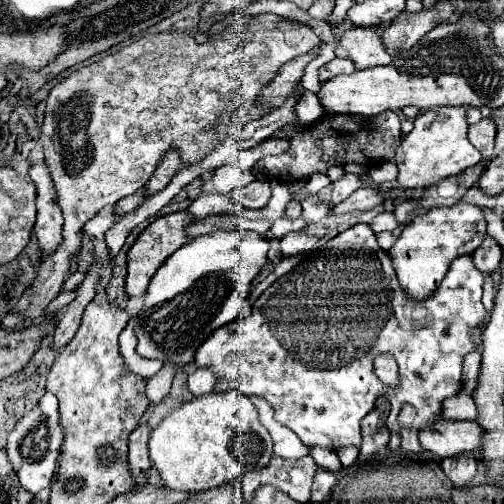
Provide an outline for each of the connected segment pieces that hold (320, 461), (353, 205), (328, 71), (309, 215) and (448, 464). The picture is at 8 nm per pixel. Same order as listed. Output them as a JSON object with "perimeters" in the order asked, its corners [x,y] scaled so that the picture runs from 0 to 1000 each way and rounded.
{"perimeters":[[[[619,889],[615,893],[615,905],[623,909],[623,917],[643,929],[643,933],[659,933],[659,937],[671,937],[679,929],[675,913],[671,913],[671,901],[659,897],[659,893],[643,893],[643,889]]],[[[714,373],[698,389],[690,389],[690,397],[667,405],[659,413],[659,425],[679,429],[679,425],[690,425],[690,421],[702,421],[702,417],[738,417],[738,413],[754,409],[758,401],[762,401],[762,389],[750,385],[746,377],[738,377],[738,373]]],[[[663,115],[659,123],[651,123],[647,131],[635,135],[635,163],[659,159],[659,151],[675,151],[675,147],[698,147],[702,139],[706,139],[706,131],[698,127],[698,119]]],[[[619,385],[619,389],[611,389],[607,397],[599,397],[599,413],[603,413],[599,429],[603,429],[611,440],[627,440],[627,437],[639,433],[639,417],[643,417],[647,409],[643,409],[643,401],[639,401],[627,385]]],[[[889,905],[877,913],[881,940],[909,968],[925,968],[937,956],[937,948],[944,940],[944,925],[948,925],[944,905]]]]}

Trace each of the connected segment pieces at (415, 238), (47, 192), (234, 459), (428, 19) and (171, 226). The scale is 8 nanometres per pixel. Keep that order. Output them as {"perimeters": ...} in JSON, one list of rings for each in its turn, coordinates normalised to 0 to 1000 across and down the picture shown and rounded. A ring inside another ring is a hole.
{"perimeters":[[[[909,401],[893,413],[861,413],[849,425],[825,433],[790,468],[774,492],[774,512],[790,548],[790,560],[817,599],[845,595],[885,548],[893,524],[909,508],[937,504],[964,468],[964,437],[952,413]]],[[[75,321],[60,333],[60,353],[71,365],[75,377],[75,425],[71,425],[71,444],[67,444],[67,460],[75,468],[75,488],[83,500],[83,512],[95,512],[107,496],[111,484],[119,484],[123,476],[123,421],[111,397],[111,377],[99,353],[99,341],[91,333],[87,321]]],[[[468,774],[444,782],[409,782],[341,813],[306,849],[294,889],[298,889],[298,913],[313,929],[325,964],[357,976],[377,976],[377,980],[440,964],[456,952],[468,952],[484,937],[524,929],[540,909],[540,869],[532,853],[516,841],[512,813],[504,810],[492,786]]],[[[869,4],[853,16],[837,16],[821,28],[794,24],[774,56],[766,56],[754,75],[770,103],[778,99],[810,99],[825,83],[833,83],[857,56],[873,44],[889,40],[901,28],[901,4]]],[[[345,421],[345,425],[329,425],[313,437],[306,437],[266,480],[266,488],[254,500],[254,552],[250,552],[250,579],[258,587],[282,587],[294,571],[298,552],[306,548],[306,540],[325,524],[325,516],[349,500],[357,488],[365,488],[373,480],[369,468],[369,448],[385,444],[393,437],[381,437],[381,429],[373,429],[369,421]]]]}

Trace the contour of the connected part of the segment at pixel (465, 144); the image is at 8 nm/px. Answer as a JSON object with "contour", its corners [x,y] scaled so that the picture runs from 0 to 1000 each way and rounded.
{"contour":[[[873,210],[849,222],[837,222],[821,238],[821,258],[802,270],[786,294],[786,329],[790,329],[790,369],[802,377],[853,373],[873,357],[913,345],[917,337],[948,325],[956,317],[952,302],[929,278],[925,246],[929,210]]]}

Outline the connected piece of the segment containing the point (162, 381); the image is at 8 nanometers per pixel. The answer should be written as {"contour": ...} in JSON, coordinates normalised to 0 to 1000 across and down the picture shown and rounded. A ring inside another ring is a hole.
{"contour":[[[325,722],[310,746],[290,754],[290,786],[302,802],[313,802],[337,778],[337,762],[341,762],[347,738],[345,726]]]}

